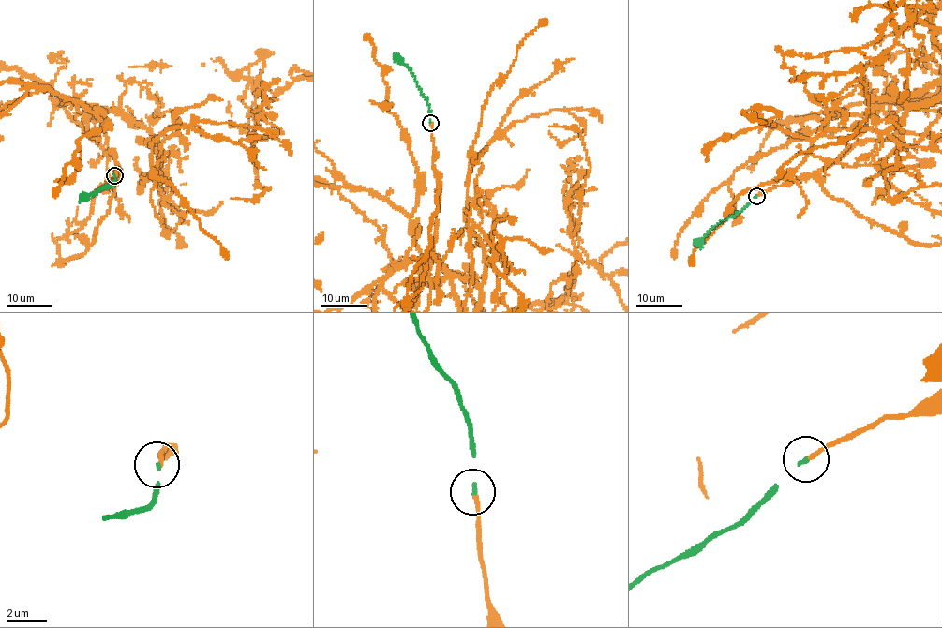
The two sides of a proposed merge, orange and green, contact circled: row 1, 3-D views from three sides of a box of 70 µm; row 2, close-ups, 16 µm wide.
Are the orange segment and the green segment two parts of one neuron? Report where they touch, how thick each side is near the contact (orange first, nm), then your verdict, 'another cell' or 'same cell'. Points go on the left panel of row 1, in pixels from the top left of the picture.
place (114, 175); calibres 200 and 160 nm; same cell

